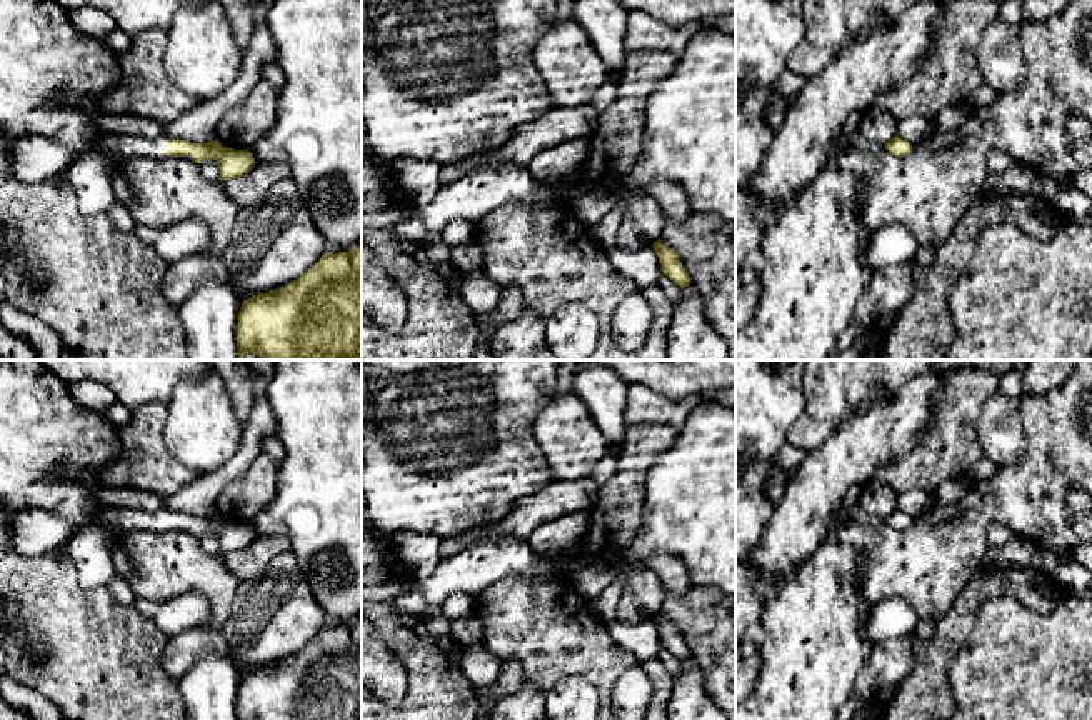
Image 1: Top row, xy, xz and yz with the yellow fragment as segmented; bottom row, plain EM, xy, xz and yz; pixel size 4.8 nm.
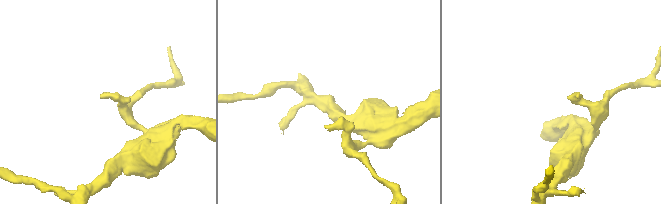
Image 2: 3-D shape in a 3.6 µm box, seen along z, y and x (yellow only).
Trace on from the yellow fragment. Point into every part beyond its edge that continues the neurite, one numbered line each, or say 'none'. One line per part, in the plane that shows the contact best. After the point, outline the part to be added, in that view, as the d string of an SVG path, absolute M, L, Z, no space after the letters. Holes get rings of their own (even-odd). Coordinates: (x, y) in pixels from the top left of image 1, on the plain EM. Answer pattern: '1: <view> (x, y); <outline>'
1: xy (125, 519); M108 507L98 513L97 520L103 527L115 527L123 532L132 530L165 532L170 525L168 513L170 512L167 508L160 508L157 512L145 512L128 507Z

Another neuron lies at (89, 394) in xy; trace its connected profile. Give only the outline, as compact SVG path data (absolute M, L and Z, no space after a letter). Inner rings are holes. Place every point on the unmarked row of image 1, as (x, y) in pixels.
M80 380L68 383L70 397L83 408L100 412L117 402L115 393L103 383L95 380Z

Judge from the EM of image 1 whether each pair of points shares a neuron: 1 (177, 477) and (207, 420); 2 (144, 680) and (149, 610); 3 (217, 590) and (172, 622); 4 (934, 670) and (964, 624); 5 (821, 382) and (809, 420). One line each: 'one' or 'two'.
1: two
2: two
3: two
4: one
5: one

